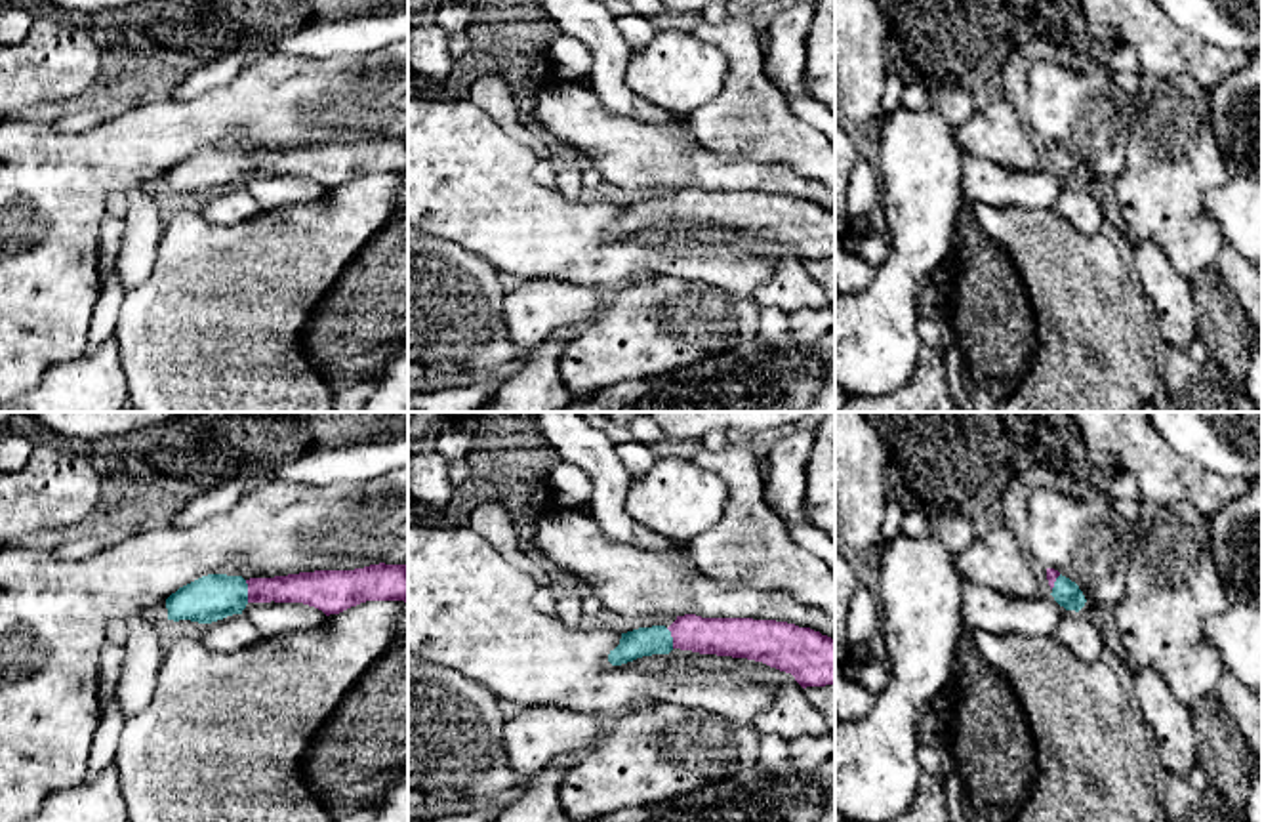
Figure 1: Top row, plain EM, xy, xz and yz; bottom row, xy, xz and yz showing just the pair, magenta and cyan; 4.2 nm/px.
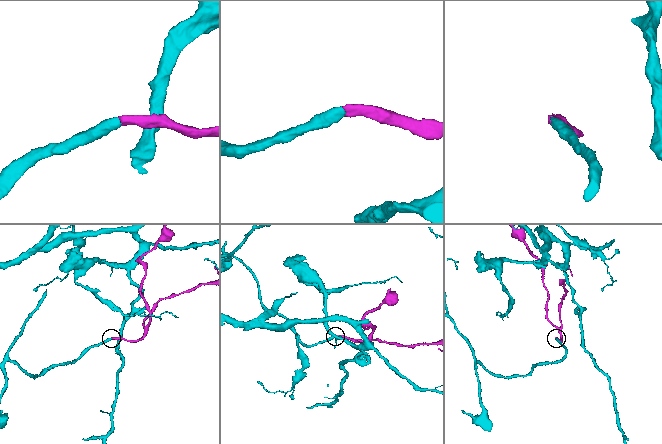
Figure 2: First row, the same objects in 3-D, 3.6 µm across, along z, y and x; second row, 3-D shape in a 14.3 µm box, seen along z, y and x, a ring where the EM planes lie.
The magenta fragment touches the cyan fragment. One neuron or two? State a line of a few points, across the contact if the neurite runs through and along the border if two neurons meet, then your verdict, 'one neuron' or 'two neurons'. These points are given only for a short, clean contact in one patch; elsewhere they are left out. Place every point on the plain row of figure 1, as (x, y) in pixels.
xy (307, 161), (248, 164), (212, 170) | one neuron

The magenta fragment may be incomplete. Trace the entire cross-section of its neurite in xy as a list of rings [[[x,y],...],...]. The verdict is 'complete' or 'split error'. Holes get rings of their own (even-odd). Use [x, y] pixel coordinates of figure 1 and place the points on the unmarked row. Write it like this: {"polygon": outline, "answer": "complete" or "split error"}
{"polygon": [[[370,137],[355,143],[315,143],[275,151],[208,147],[166,172],[168,193],[212,196],[242,187],[248,175],[303,175],[326,189],[366,174],[408,175],[408,137]]], "answer": "split error"}

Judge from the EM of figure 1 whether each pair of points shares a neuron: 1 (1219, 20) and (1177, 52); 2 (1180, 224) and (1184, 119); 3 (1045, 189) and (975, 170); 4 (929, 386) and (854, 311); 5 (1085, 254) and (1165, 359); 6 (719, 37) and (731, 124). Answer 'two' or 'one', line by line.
1: two
2: one
3: one
4: two
5: two
6: one

